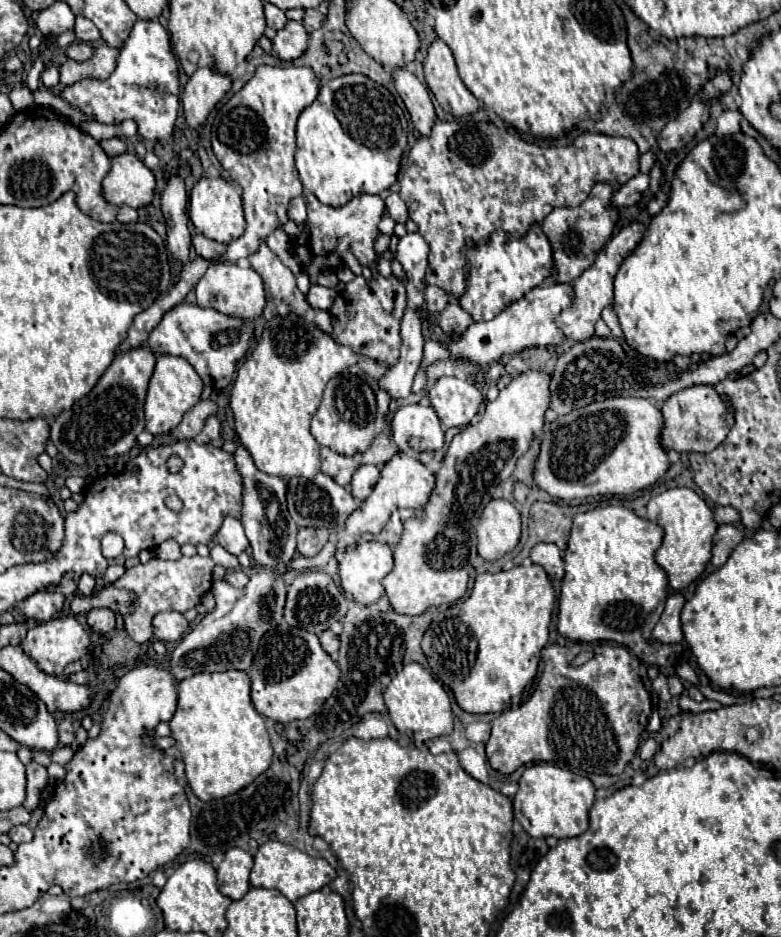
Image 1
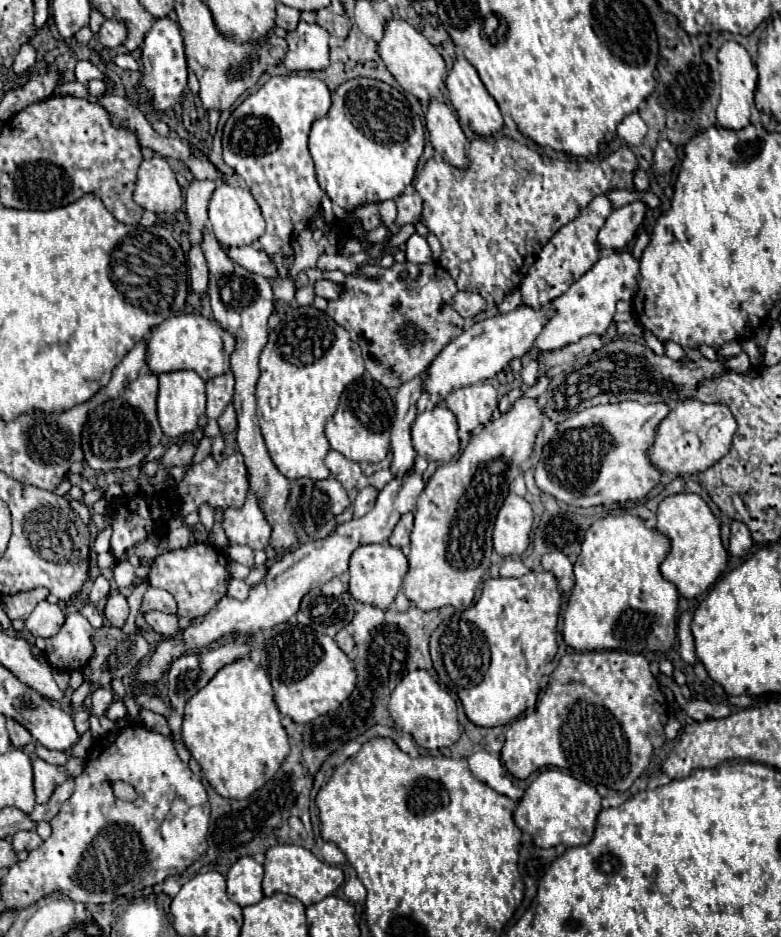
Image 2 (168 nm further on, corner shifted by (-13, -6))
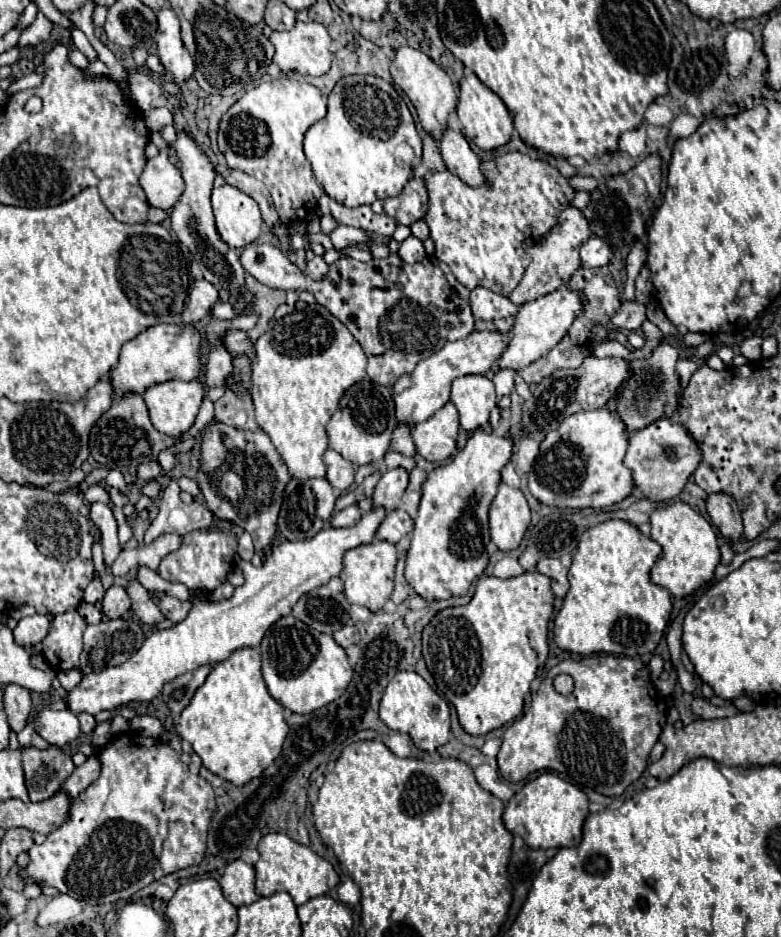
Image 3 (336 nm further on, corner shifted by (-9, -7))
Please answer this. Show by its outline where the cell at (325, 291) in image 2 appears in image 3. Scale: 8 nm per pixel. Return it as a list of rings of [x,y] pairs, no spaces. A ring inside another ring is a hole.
[[[314,257],[312,261],[306,263],[306,271],[308,271],[308,277],[310,277],[310,279],[320,281],[320,279],[326,277],[326,273],[328,273],[328,265],[326,265],[326,261],[324,261],[322,257]]]

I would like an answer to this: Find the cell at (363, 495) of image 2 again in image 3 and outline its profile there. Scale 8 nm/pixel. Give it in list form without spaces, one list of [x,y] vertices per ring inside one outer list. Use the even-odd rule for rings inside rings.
[[[350,505],[344,511],[340,511],[338,515],[334,515],[330,519],[330,523],[332,523],[332,527],[352,527],[352,525],[356,525],[360,521],[360,517],[362,517],[360,507],[358,505]]]

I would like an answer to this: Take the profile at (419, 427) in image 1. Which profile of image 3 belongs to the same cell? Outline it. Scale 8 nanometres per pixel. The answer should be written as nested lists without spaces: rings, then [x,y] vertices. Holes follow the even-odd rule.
[[[446,403],[430,419],[412,427],[412,439],[418,455],[422,455],[426,461],[444,461],[452,457],[458,429],[458,411],[452,403]]]

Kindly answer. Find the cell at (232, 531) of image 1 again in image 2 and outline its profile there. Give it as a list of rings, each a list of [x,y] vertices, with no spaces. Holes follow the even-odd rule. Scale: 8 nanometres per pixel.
[[[248,490],[242,508],[224,510],[222,516],[224,516],[222,526],[232,544],[246,544],[254,550],[262,550],[268,546],[272,528],[268,526],[268,520],[264,518],[258,498],[254,496],[252,490]]]

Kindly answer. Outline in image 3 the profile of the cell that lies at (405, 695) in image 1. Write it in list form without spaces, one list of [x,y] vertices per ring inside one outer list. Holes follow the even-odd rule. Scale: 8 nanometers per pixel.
[[[398,671],[388,683],[380,701],[380,719],[394,731],[408,733],[420,751],[436,751],[451,739],[451,718],[448,702],[442,699],[418,673]]]

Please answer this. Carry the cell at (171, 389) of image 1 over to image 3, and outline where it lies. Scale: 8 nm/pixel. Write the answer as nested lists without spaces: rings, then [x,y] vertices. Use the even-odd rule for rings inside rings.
[[[198,379],[164,381],[144,391],[152,425],[168,437],[180,437],[194,425],[202,399],[204,391]]]

